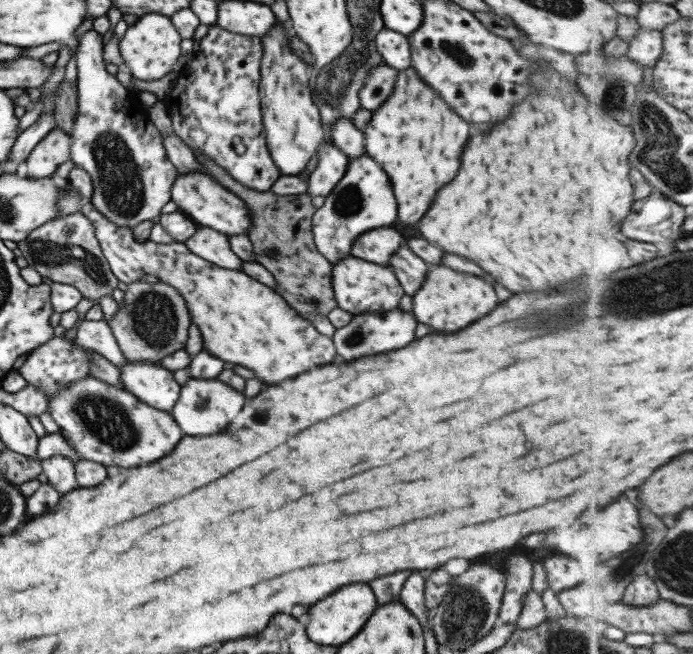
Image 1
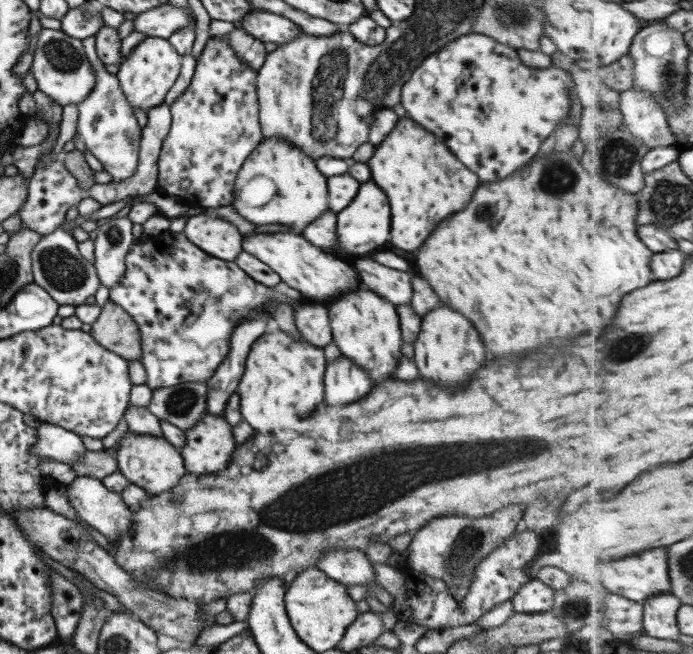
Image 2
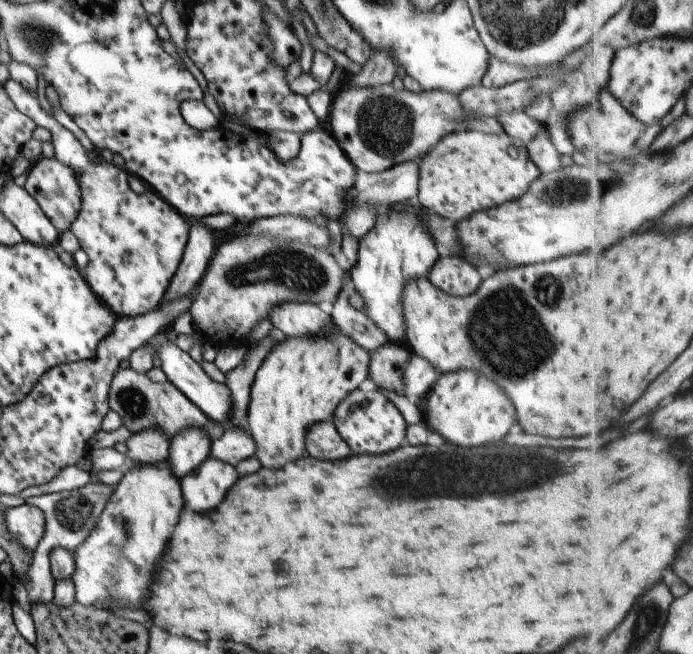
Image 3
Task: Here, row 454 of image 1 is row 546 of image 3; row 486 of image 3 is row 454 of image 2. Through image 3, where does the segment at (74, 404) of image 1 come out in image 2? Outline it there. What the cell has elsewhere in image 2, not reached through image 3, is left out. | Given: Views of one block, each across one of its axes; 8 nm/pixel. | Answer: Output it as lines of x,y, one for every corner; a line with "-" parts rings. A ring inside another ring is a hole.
127,430
119,438
113,457
116,460
118,471
128,482
143,488
149,494
157,494
167,488
172,489
185,472
180,451
162,436
136,435

